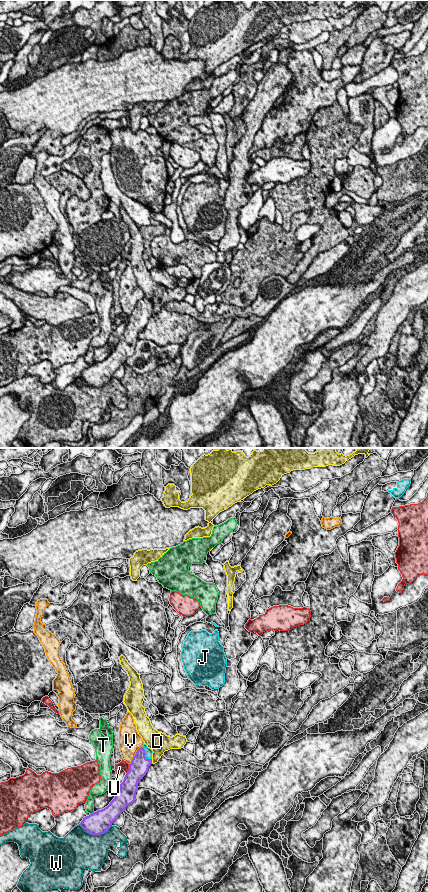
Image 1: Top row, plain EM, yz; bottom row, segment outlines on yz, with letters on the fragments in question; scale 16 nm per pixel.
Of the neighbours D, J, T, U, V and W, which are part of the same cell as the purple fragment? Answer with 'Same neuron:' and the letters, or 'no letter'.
Same neuron: J

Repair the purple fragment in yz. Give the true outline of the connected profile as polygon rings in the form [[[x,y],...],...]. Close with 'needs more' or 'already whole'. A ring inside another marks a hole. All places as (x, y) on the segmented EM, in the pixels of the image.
[[[146,744],[137,750],[115,798],[107,807],[84,817],[81,821],[80,826],[87,833],[101,835],[107,832],[118,816],[126,810],[126,807],[135,801],[138,783],[152,764],[152,753],[152,749]]] | needs more

